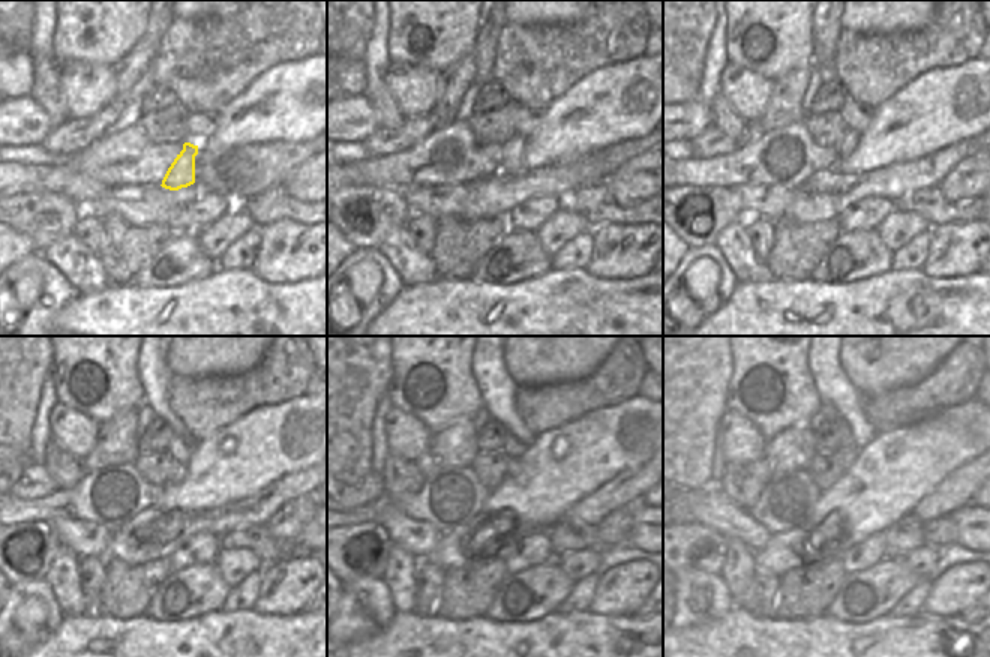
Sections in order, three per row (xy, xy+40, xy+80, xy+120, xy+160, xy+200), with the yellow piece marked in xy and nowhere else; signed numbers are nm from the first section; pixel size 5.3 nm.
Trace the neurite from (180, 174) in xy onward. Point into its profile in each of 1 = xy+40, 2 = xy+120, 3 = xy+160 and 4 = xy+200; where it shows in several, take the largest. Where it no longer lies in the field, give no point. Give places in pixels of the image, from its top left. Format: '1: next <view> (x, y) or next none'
1: next xy+40 (512, 152)
2: next xy+120 (179, 471)
3: next xy+160 (512, 464)
4: next xy+200 (846, 456)

